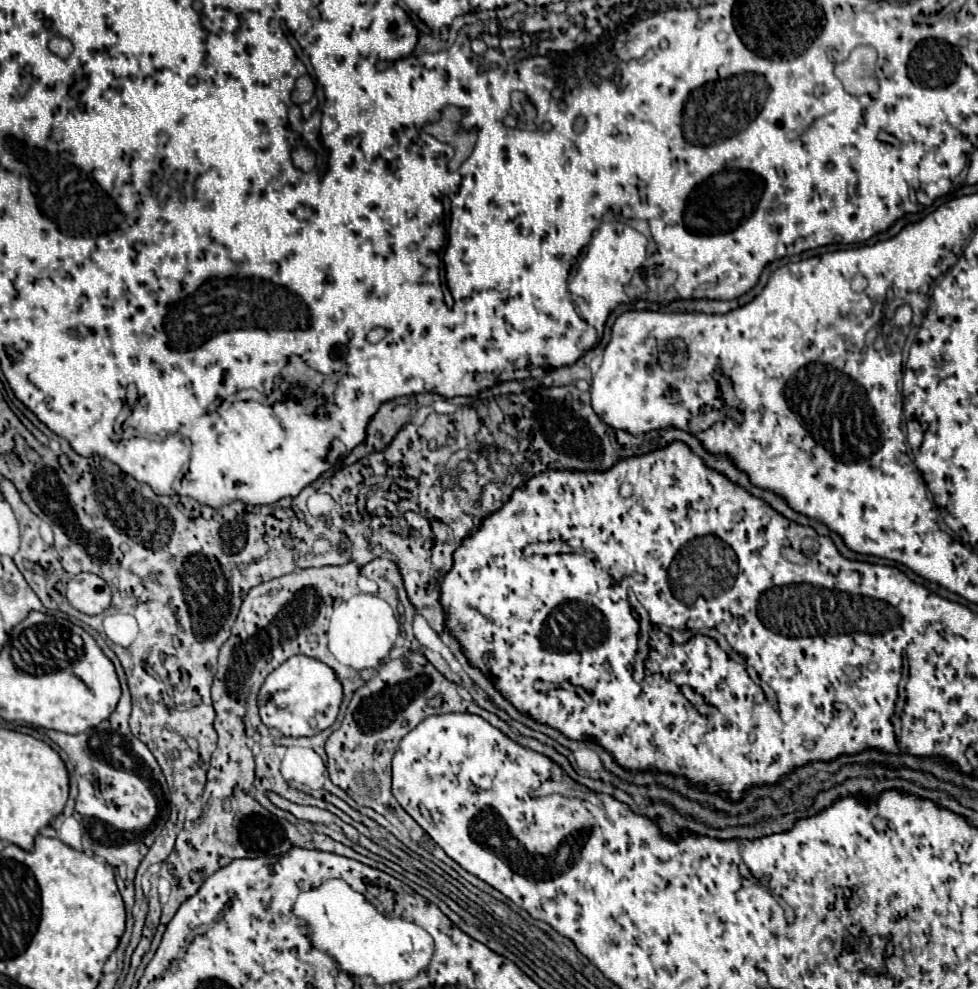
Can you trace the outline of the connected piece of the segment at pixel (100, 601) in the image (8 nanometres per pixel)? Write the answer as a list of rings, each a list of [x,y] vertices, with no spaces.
[[[92,573],[74,575],[68,581],[68,601],[74,609],[86,615],[98,615],[110,607],[112,593],[104,579]]]

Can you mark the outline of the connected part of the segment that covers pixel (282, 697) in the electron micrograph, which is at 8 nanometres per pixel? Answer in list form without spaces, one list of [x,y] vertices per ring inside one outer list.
[[[294,655],[274,669],[258,695],[260,717],[268,727],[276,727],[286,737],[310,737],[330,727],[340,711],[342,685],[328,665],[314,657]]]

